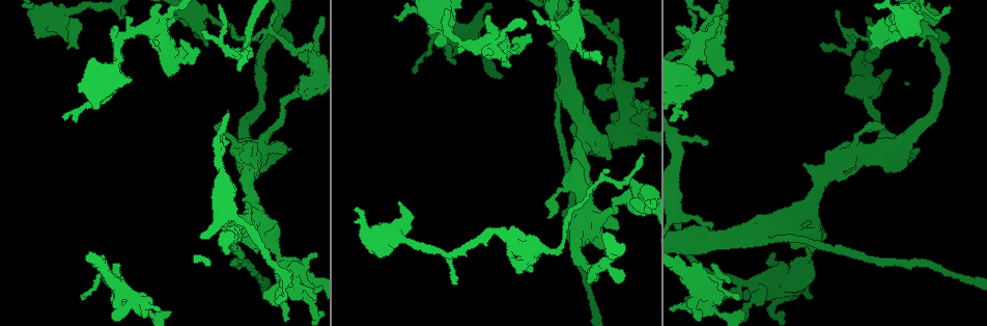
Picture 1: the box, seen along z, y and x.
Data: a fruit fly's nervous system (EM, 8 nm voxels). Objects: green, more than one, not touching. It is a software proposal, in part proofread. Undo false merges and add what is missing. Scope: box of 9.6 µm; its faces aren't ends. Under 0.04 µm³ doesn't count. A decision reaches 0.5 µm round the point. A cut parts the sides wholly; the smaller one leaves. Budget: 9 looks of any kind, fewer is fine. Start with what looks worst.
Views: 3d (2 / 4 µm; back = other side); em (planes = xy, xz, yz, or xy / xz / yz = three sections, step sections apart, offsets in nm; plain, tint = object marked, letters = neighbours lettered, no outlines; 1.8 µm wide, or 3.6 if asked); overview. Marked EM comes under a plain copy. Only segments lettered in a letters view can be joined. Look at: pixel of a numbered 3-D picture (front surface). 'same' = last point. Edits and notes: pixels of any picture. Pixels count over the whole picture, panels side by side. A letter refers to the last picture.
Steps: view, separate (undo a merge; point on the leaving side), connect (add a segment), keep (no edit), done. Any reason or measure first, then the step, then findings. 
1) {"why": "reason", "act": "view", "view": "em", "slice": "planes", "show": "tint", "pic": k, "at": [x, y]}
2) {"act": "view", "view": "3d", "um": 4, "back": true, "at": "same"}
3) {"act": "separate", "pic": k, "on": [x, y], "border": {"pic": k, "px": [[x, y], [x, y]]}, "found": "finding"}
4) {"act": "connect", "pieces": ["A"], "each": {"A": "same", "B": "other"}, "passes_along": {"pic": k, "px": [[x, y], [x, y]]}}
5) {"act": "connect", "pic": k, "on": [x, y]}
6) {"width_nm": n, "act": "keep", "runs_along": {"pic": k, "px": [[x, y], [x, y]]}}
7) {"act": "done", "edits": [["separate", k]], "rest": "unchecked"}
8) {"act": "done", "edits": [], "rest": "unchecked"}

{"why": "free end", "act": "view", "view": "3d", "um": 4, "pic": 1, "at": [501, 76]}

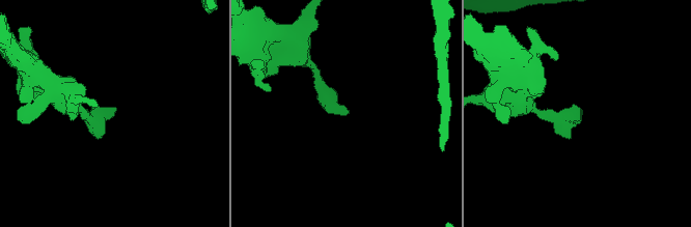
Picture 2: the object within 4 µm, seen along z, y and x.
{"why": "need the tissue", "act": "view", "view": "em", "um": 3.6, "slice": "planes", "show": "tint", "pic": 2, "at": [345, 108]}

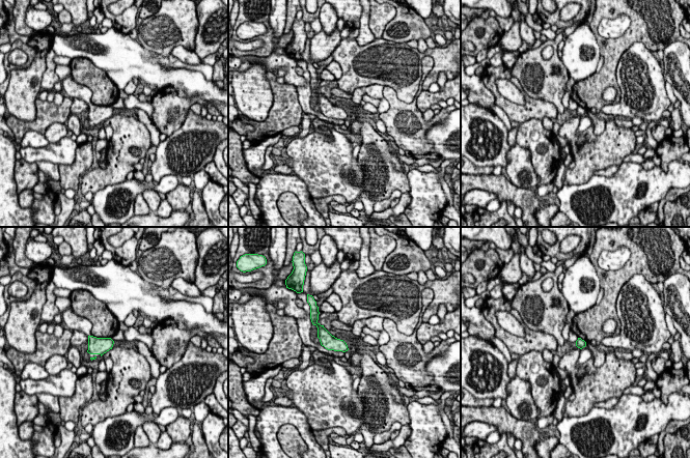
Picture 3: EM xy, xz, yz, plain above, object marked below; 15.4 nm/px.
{"why": "what lies round it", "act": "view", "view": "em", "um": 3.6, "slice": "planes", "show": "letters", "at": "same"}

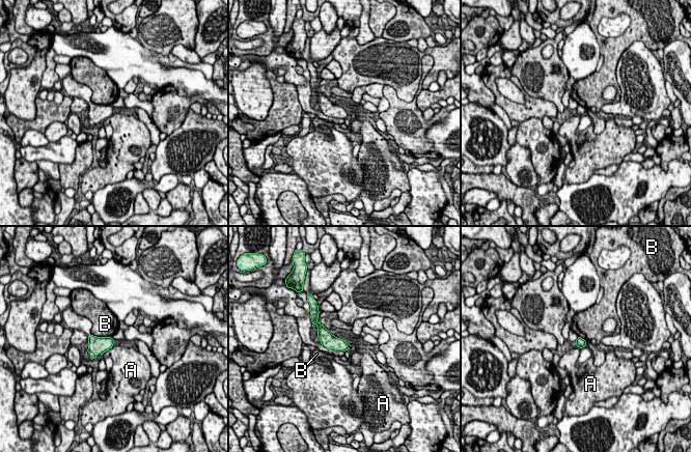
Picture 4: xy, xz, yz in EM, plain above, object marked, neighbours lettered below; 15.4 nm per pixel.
{"act": "keep", "each": {"A": "other", "B": "other"}, "border": {"pic": 4, "px": [[112, 345], [101, 355]]}, "found": "no lettered segment goes on from it"}

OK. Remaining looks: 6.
{"why": "touches itself", "act": "view", "view": "3d", "um": 2, "pic": 1, "at": [620, 88]}

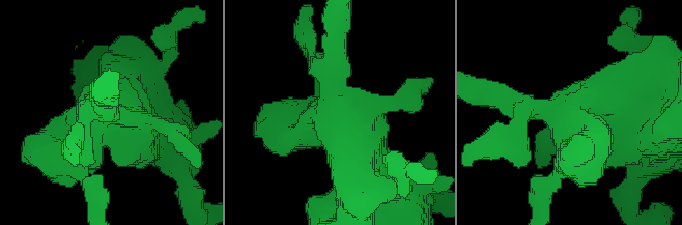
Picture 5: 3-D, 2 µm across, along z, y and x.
{"act": "view", "view": "em", "slice": "yz", "step": 16, "show": "tint", "pic": 5, "at": [334, 112]}

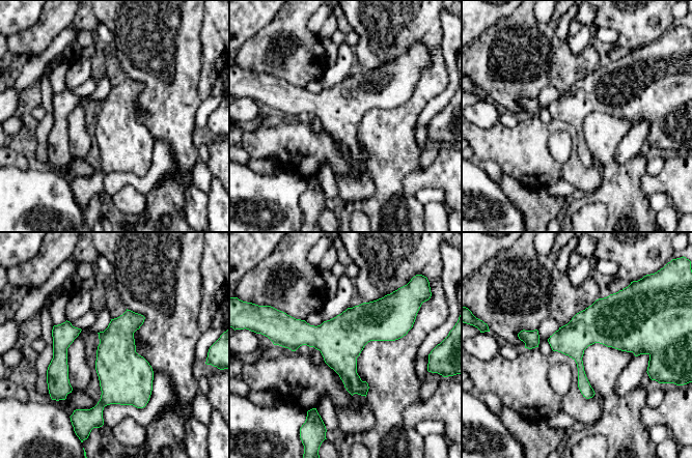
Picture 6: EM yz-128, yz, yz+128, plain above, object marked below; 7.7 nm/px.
{"act": "view", "view": "em", "slice": "planes", "show": "letters", "at": "same"}

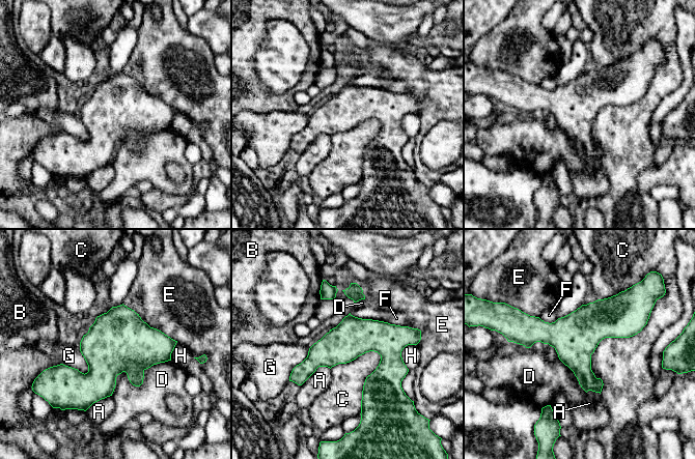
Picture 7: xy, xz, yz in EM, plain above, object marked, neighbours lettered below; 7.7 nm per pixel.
{"width_nm": 300, "act": "keep", "each": {"A": "other", "B": "other", "C": "other", "D": "other", "E": "other", "F": "other", "G": "other", "H": "other"}, "border": {"pic": 7, "px": [[373, 350], [380, 363], [359, 413]]}, "found": "one neuron here"}

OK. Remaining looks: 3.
{"why": "sharp bend", "act": "view", "view": "3d", "um": 4, "back": true, "pic": 1, "at": [890, 143]}

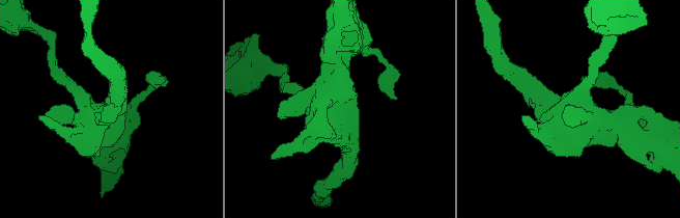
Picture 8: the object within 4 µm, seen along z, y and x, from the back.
{"act": "view", "view": "em", "slice": "yz", "step": 8, "show": "tint", "pic": 8, "at": [346, 108]}

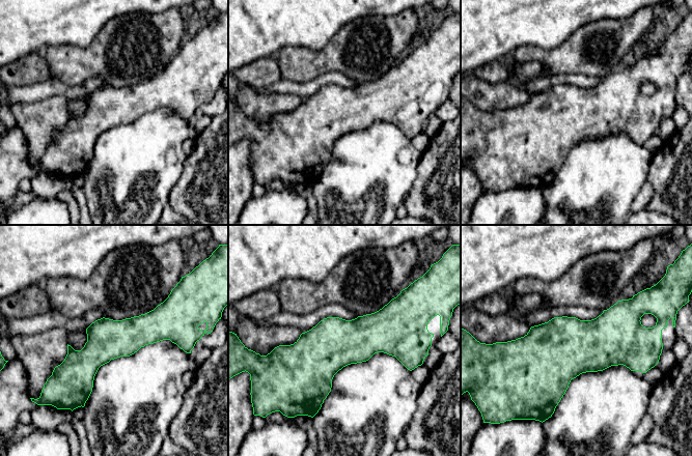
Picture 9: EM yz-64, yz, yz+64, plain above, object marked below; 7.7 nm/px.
{"act": "view", "view": "em", "slice": "planes", "show": "letters", "at": "same"}

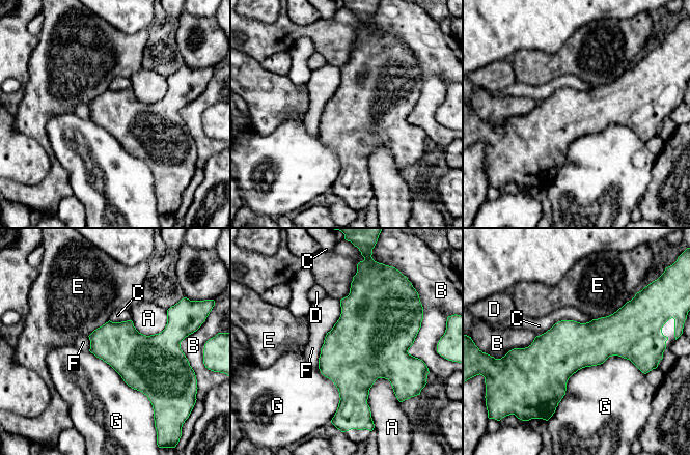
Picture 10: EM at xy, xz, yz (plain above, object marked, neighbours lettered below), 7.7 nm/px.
{"act": "keep", "each": {"A": "other", "B": "other", "C": "other", "D": "other", "E": "other", "F": "other", "G": "other"}, "border": {"pic": 10, "px": [[644, 373], [554, 411]]}, "found": "one neuron here"}

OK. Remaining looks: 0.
{"act": "done", "edits": [], "rest": "unchecked"}

